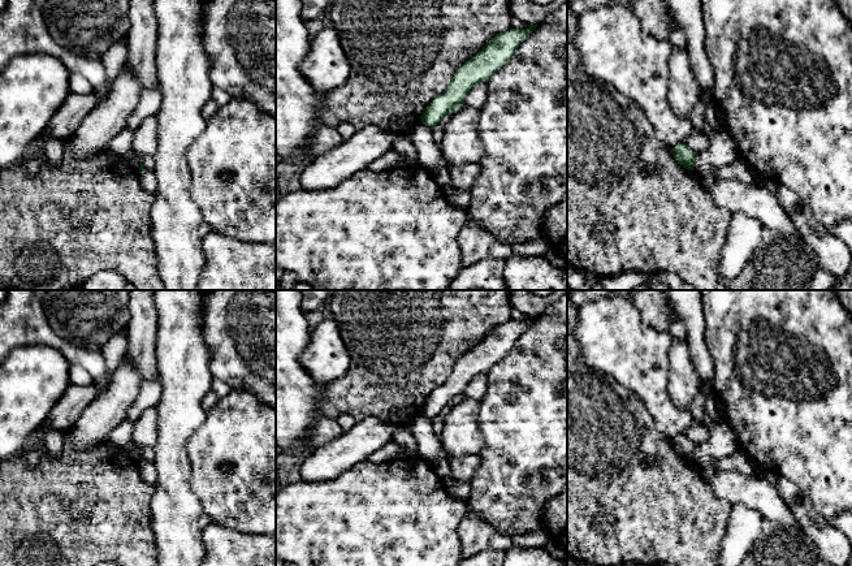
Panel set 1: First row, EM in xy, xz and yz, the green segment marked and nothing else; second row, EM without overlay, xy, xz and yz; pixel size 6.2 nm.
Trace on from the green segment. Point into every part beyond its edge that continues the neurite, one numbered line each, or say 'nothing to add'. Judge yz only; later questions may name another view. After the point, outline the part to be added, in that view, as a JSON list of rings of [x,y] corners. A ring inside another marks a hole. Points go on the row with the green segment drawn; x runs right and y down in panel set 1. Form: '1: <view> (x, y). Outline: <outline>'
nothing to add

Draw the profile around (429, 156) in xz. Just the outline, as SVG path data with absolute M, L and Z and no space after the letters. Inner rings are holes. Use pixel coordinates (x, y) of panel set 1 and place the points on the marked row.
M420 122L412 131L410 139L416 147L418 165L425 169L440 172L449 169L447 161L444 159L440 147L433 141L432 128Z

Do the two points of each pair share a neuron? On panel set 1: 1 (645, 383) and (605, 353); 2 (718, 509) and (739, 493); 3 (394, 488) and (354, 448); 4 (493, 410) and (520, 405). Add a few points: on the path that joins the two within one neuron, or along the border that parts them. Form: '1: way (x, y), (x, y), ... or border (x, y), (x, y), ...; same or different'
1: way (635, 372), (615, 353); same
2: border (705, 480), (719, 498), (731, 505); different
3: border (366, 458), (340, 474); different
4: way (500, 410), (514, 410); same

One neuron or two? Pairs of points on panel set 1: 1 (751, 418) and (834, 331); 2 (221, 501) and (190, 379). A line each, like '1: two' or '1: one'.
1: one
2: two

